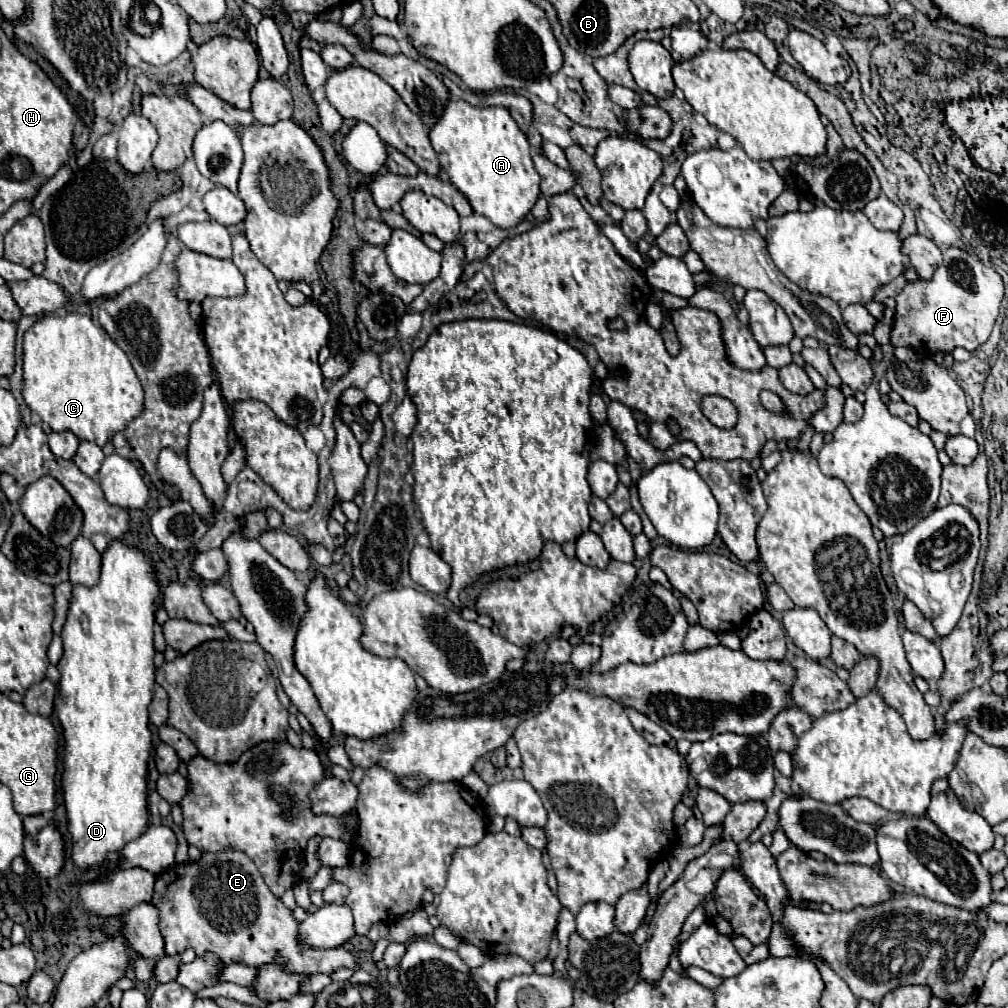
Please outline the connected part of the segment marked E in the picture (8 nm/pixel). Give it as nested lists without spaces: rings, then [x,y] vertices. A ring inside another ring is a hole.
[[[220,850],[216,854],[204,852],[200,860],[196,862],[184,862],[174,864],[168,870],[164,870],[156,878],[154,896],[150,900],[160,912],[160,932],[164,938],[164,954],[174,956],[182,954],[186,948],[192,948],[198,958],[202,958],[206,952],[220,954],[220,962],[224,964],[246,964],[246,966],[262,966],[270,960],[280,960],[288,972],[326,972],[332,974],[340,968],[354,968],[356,956],[348,952],[346,948],[332,948],[332,950],[320,950],[314,946],[300,946],[296,942],[296,930],[300,930],[300,922],[294,918],[292,910],[282,904],[278,896],[274,896],[260,872],[256,870],[256,864],[240,850]]]

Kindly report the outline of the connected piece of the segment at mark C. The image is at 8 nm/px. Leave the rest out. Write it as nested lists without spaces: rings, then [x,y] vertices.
[[[78,312],[64,316],[48,314],[24,334],[24,400],[52,432],[70,430],[78,440],[96,440],[98,446],[104,446],[112,434],[124,430],[132,418],[140,416],[144,410],[144,388],[128,356],[112,342],[102,326],[92,322],[92,318]]]

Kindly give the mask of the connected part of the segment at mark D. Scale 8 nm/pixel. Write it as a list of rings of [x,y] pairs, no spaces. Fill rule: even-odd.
[[[112,540],[106,552],[102,554],[102,568],[100,568],[100,580],[96,586],[86,588],[86,586],[74,586],[72,590],[72,602],[66,614],[66,624],[62,628],[62,642],[64,642],[64,656],[58,662],[60,670],[60,694],[66,698],[66,706],[74,706],[72,714],[58,714],[60,724],[64,728],[64,740],[66,740],[66,752],[64,752],[64,776],[62,776],[62,788],[64,788],[64,804],[66,804],[66,814],[68,814],[68,830],[72,836],[72,858],[76,866],[82,870],[88,870],[90,866],[100,866],[104,858],[108,858],[112,864],[118,858],[120,848],[138,838],[146,830],[146,820],[148,820],[148,810],[146,810],[146,764],[150,758],[150,748],[152,748],[152,738],[148,730],[148,704],[152,700],[152,686],[154,686],[154,624],[156,624],[156,598],[160,596],[160,586],[156,580],[156,568],[148,554],[140,548],[128,548],[122,540]],[[82,614],[86,614],[88,622],[82,622]]]

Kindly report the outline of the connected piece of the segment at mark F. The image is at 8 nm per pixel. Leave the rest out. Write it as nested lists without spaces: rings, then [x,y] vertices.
[[[948,248],[942,256],[942,264],[928,282],[906,284],[896,296],[892,346],[908,346],[922,356],[932,356],[936,352],[952,352],[956,346],[972,352],[988,340],[1004,296],[1000,274],[960,248]]]

